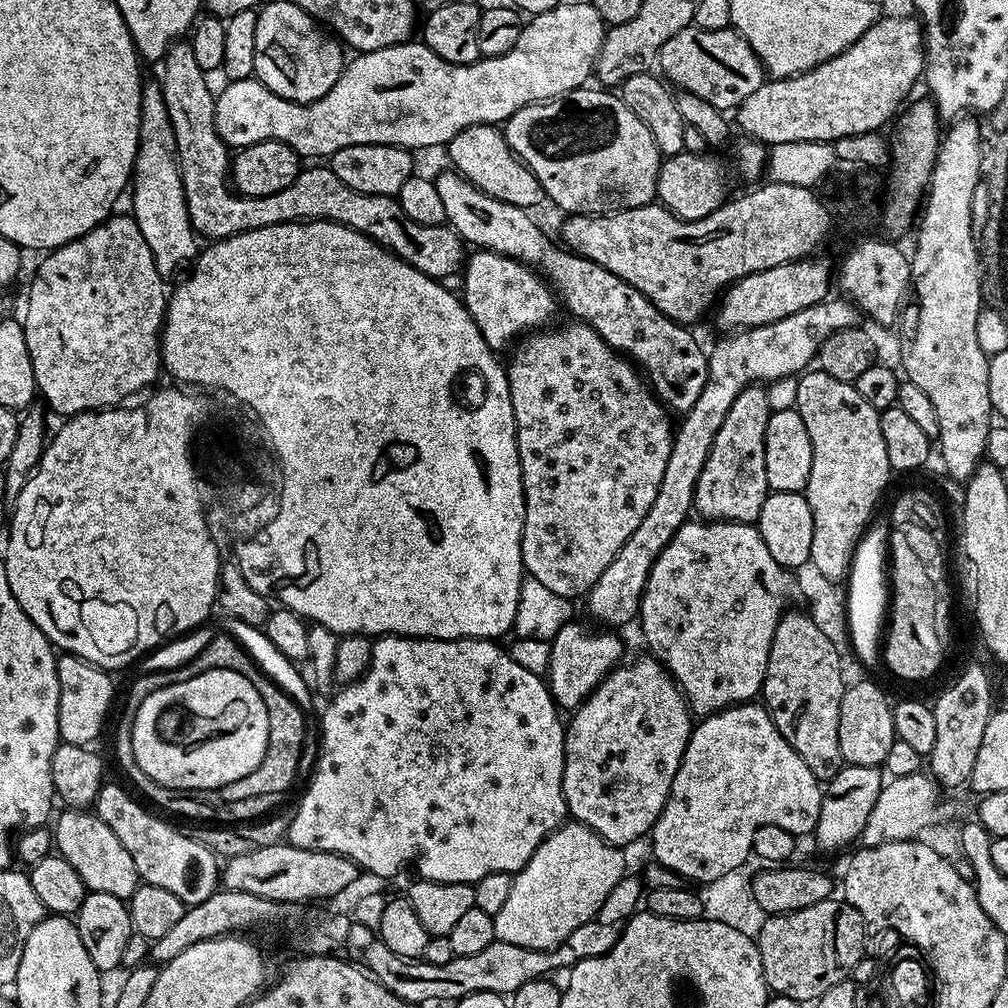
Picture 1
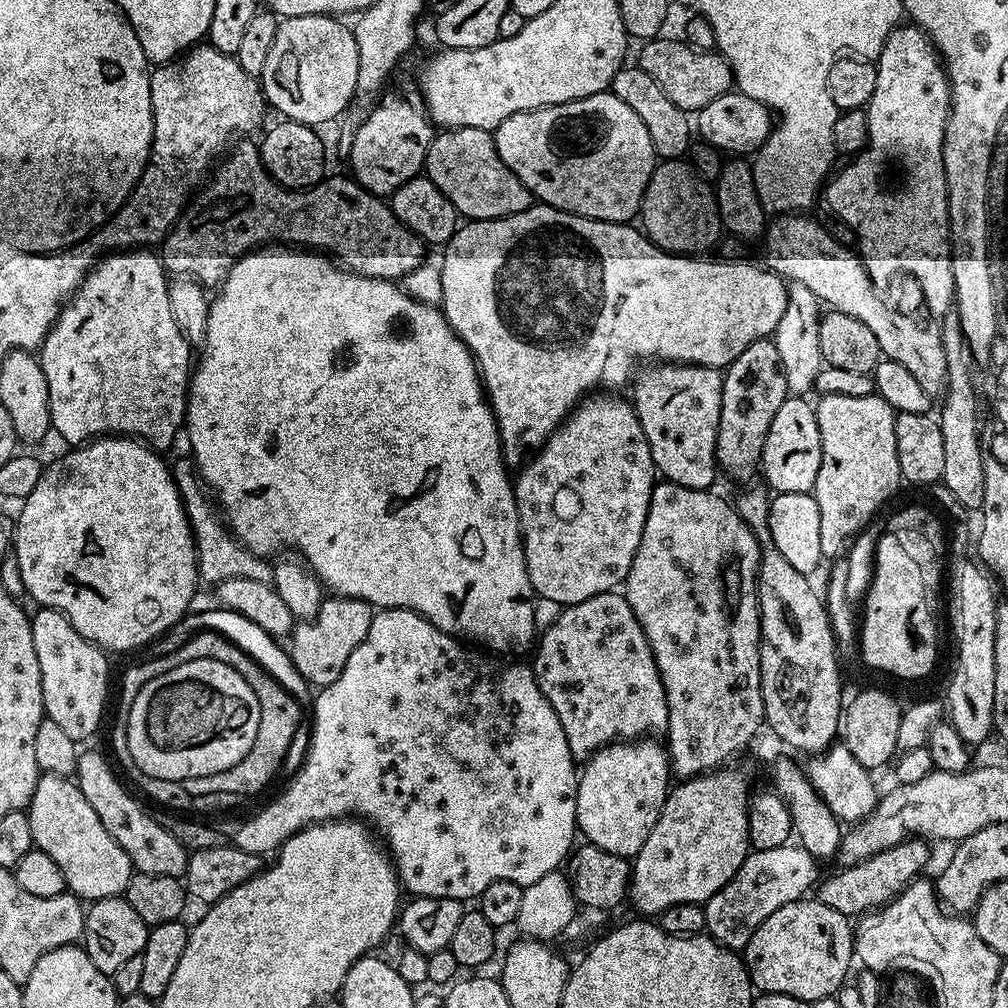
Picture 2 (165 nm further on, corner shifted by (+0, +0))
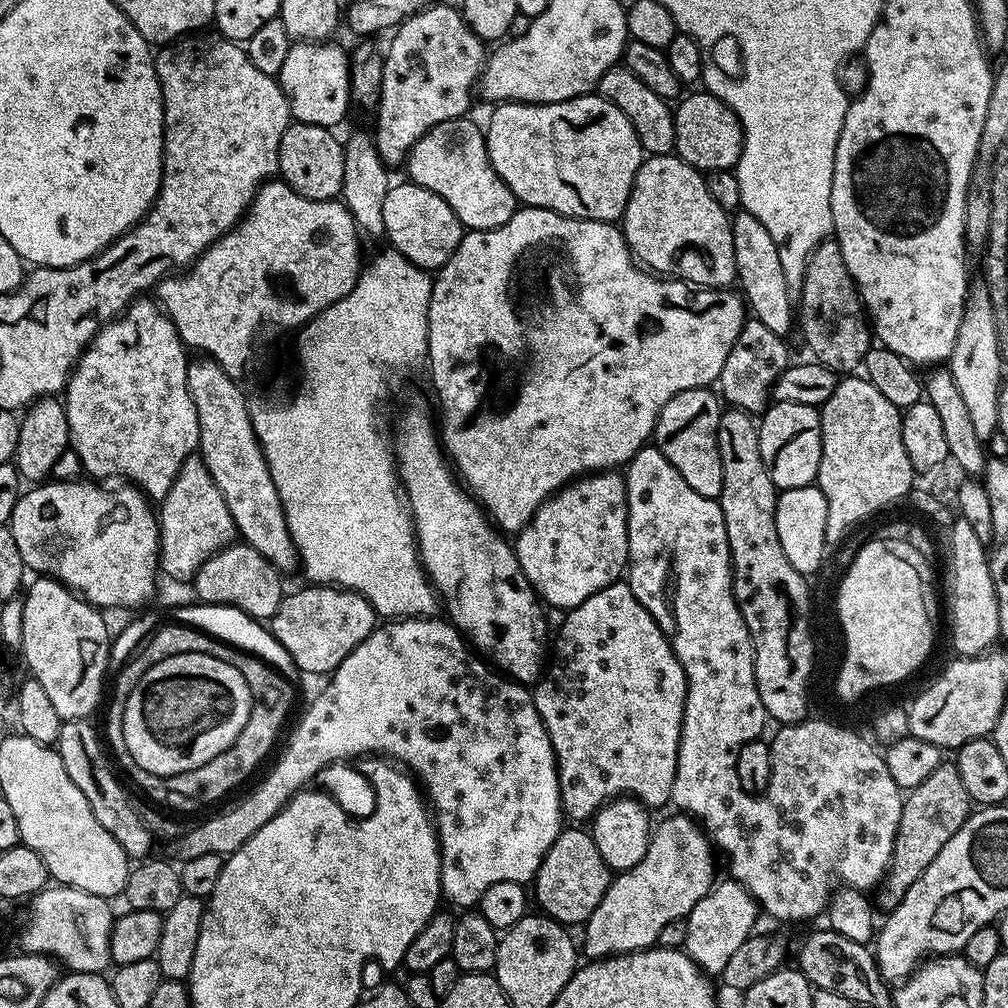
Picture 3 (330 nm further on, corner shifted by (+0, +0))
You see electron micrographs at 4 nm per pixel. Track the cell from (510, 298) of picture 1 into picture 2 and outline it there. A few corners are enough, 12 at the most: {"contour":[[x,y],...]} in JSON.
{"contour":[[536,202],[443,245],[505,464],[639,360],[724,370],[788,284]]}

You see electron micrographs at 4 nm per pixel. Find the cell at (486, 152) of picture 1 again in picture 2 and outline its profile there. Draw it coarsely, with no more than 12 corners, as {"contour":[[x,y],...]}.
{"contour":[[486,128],[433,135],[428,179],[461,217],[532,207]]}

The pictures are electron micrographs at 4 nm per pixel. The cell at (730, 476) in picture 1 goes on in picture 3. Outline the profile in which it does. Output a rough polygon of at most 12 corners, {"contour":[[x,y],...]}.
{"contour":[[745,319],[722,366],[731,407],[769,407],[790,363],[785,337]]}

